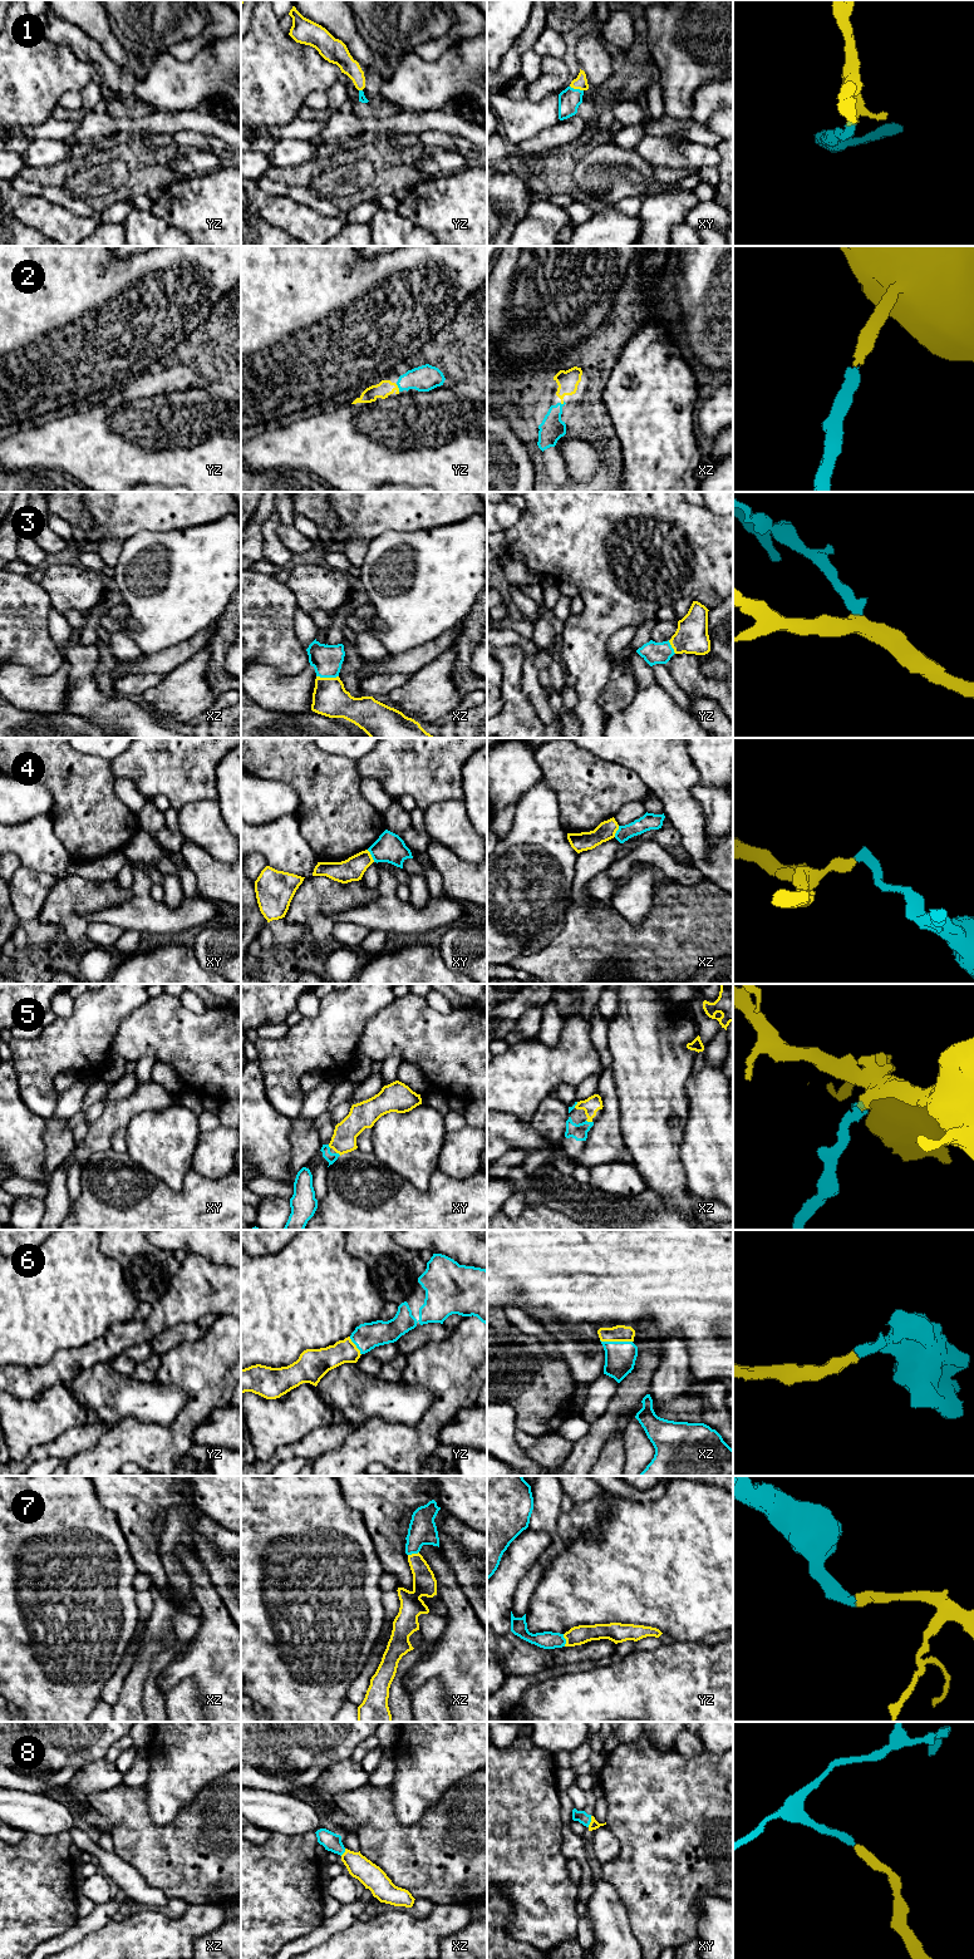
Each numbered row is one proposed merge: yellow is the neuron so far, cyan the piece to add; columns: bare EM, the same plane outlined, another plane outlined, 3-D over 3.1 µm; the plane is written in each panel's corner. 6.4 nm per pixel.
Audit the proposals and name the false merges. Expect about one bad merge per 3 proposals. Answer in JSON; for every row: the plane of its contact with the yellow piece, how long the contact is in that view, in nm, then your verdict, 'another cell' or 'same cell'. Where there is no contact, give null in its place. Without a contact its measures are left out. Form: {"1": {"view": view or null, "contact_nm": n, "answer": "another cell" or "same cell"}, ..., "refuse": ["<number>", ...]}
{"1": {"view": "xy", "contact_nm": 90, "answer": "same cell"}, "2": {"view": "yz", "contact_nm": 50, "answer": "same cell"}, "3": {"view": "xz", "contact_nm": 140, "answer": "same cell"}, "4": {"view": "xy", "contact_nm": 90, "answer": "another cell"}, "5": {"view": "xz", "contact_nm": 40, "answer": "same cell"}, "6": {"view": "xz", "contact_nm": 200, "answer": "same cell"}, "7": {"view": "yz", "contact_nm": 80, "answer": "same cell"}, "8": {"view": "xy", "contact_nm": 80, "answer": "same cell"}, "refuse": ["4"]}

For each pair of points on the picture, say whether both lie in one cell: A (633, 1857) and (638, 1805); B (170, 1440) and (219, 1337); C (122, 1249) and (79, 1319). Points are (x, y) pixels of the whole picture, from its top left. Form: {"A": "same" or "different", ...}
{"A": "same", "B": "same", "C": "different"}

